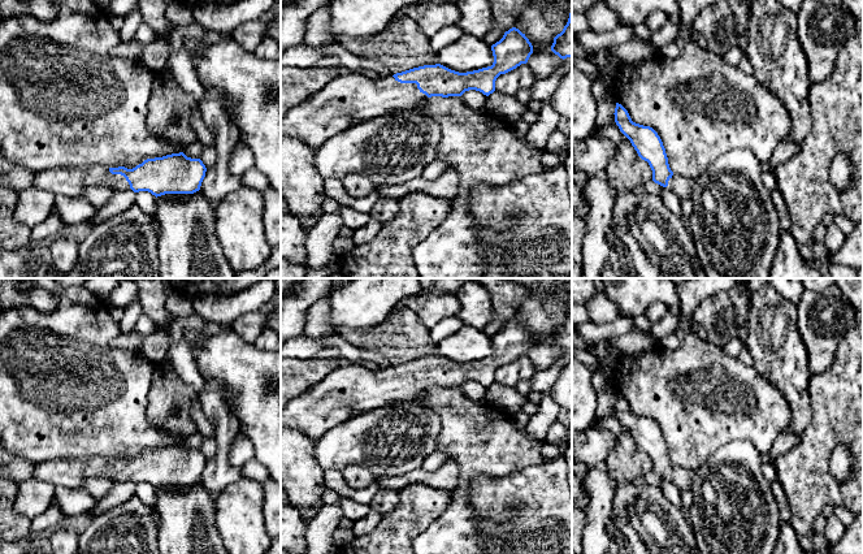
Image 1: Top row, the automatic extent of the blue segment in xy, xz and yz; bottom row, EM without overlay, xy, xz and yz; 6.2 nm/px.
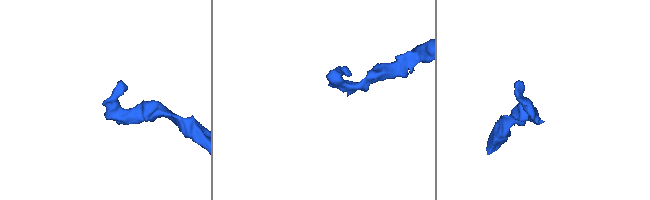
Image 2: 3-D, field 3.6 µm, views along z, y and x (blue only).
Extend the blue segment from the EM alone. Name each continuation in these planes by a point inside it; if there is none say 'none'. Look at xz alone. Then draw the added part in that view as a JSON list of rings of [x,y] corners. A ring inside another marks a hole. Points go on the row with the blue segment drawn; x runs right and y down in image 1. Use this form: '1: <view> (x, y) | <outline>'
1: xz (350, 98) | [[[344,72],[333,78],[324,88],[291,108],[281,118],[281,138],[303,140],[312,148],[320,147],[328,138],[346,130],[352,124],[386,114],[391,111],[412,111],[428,96],[416,83],[400,83],[393,74],[373,81],[359,72]]]

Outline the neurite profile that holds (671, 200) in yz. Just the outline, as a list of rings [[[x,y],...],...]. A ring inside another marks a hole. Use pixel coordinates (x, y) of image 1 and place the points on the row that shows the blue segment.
[[[664,187],[660,199],[663,200],[663,204],[668,211],[673,212],[677,216],[682,215],[681,213],[682,199],[680,196],[677,196],[675,192],[672,192],[667,187]]]

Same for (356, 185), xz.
[[[352,173],[341,179],[344,191],[352,198],[365,198],[376,190],[374,183],[360,173]]]

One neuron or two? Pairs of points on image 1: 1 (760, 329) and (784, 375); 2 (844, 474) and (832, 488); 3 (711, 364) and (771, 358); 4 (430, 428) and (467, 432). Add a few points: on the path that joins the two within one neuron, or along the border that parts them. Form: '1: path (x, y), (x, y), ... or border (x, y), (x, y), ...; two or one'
1: path (772, 341), (784, 363); one
2: border (832, 450), (829, 470), (841, 484); two
3: border (751, 366), (775, 386); two
4: border (421, 405), (429, 408), (438, 419), (437, 450); two

